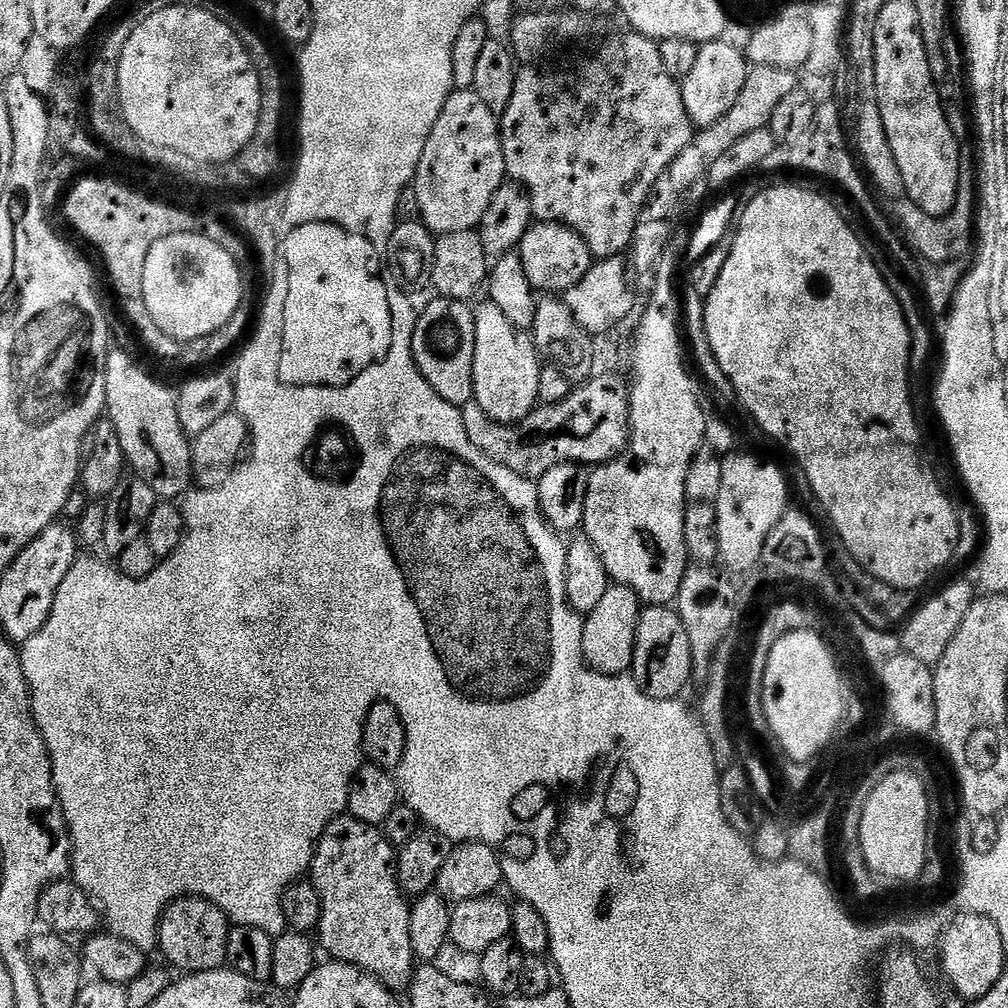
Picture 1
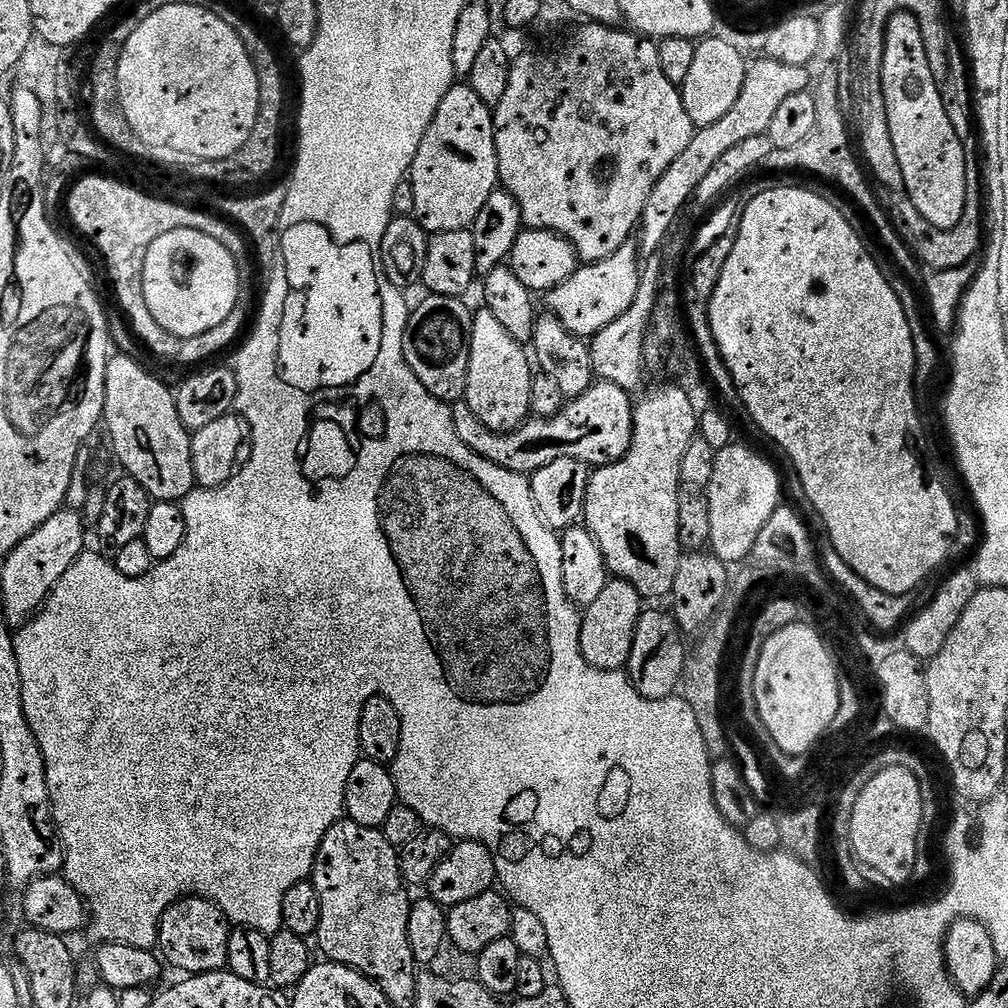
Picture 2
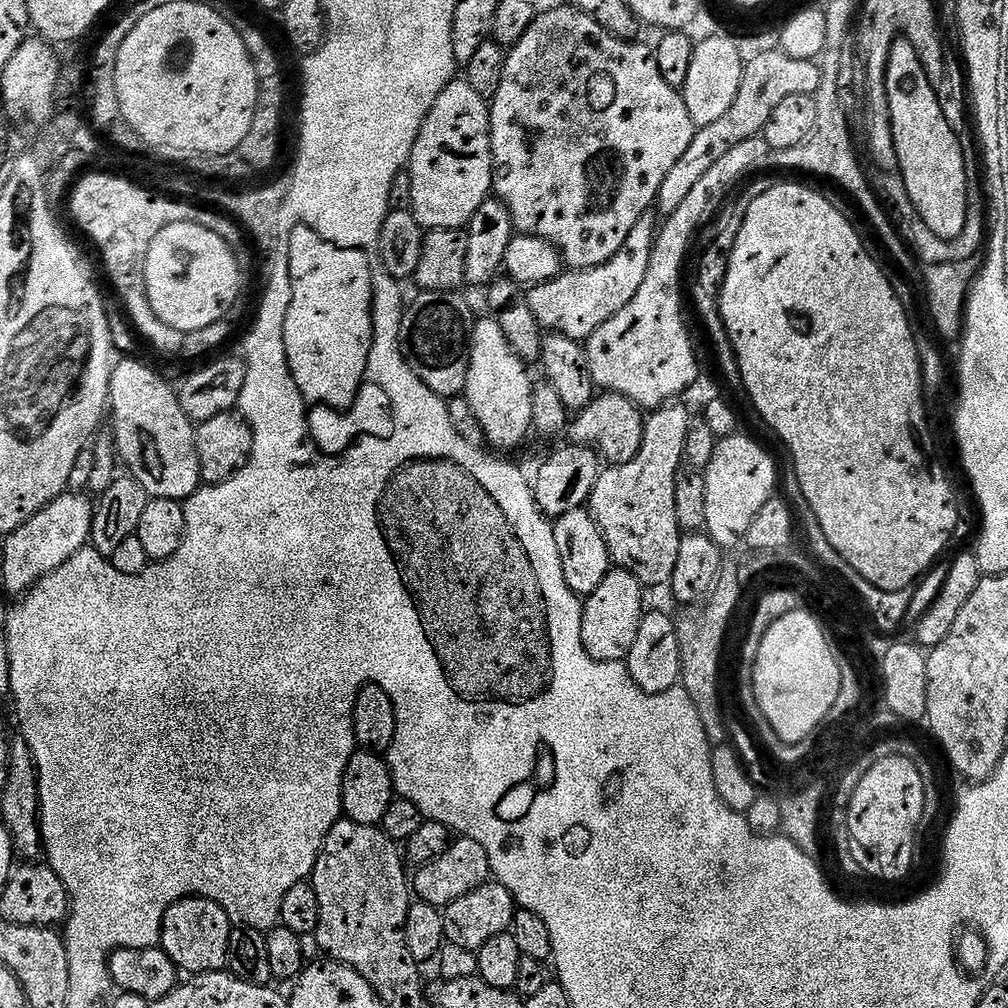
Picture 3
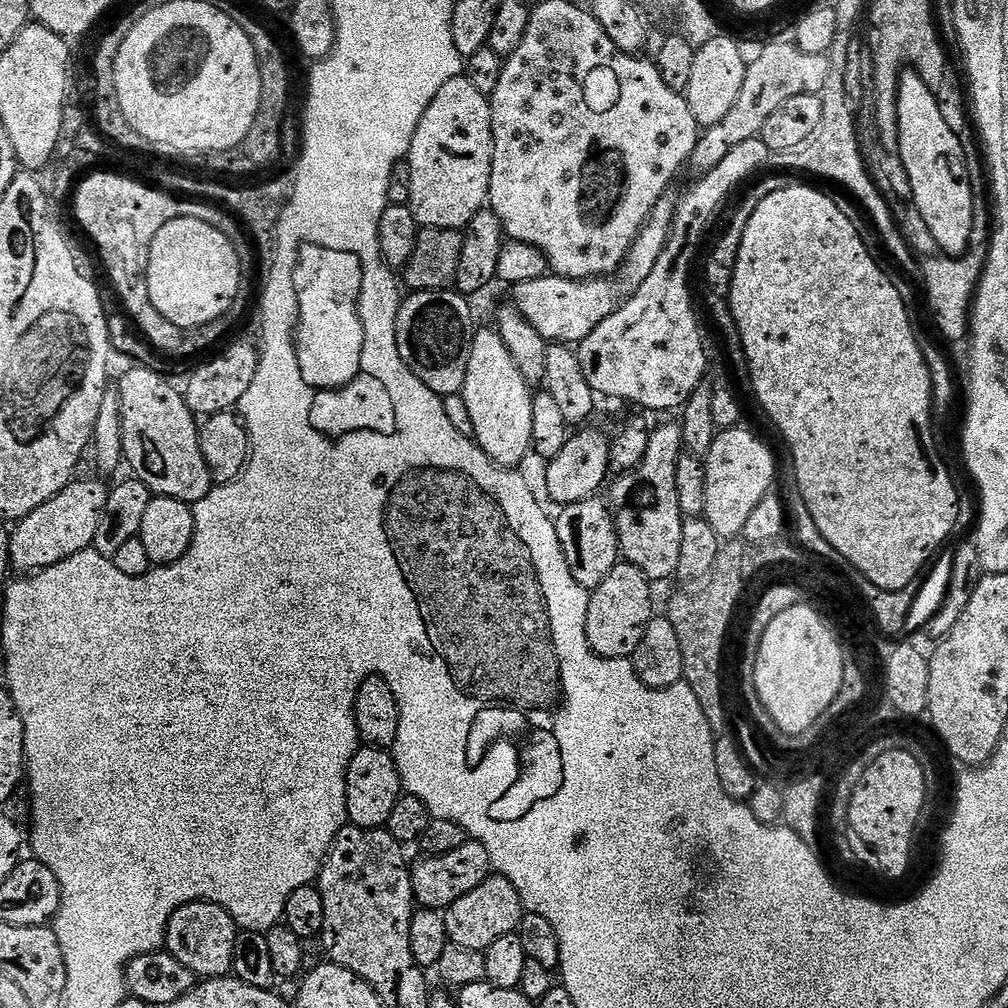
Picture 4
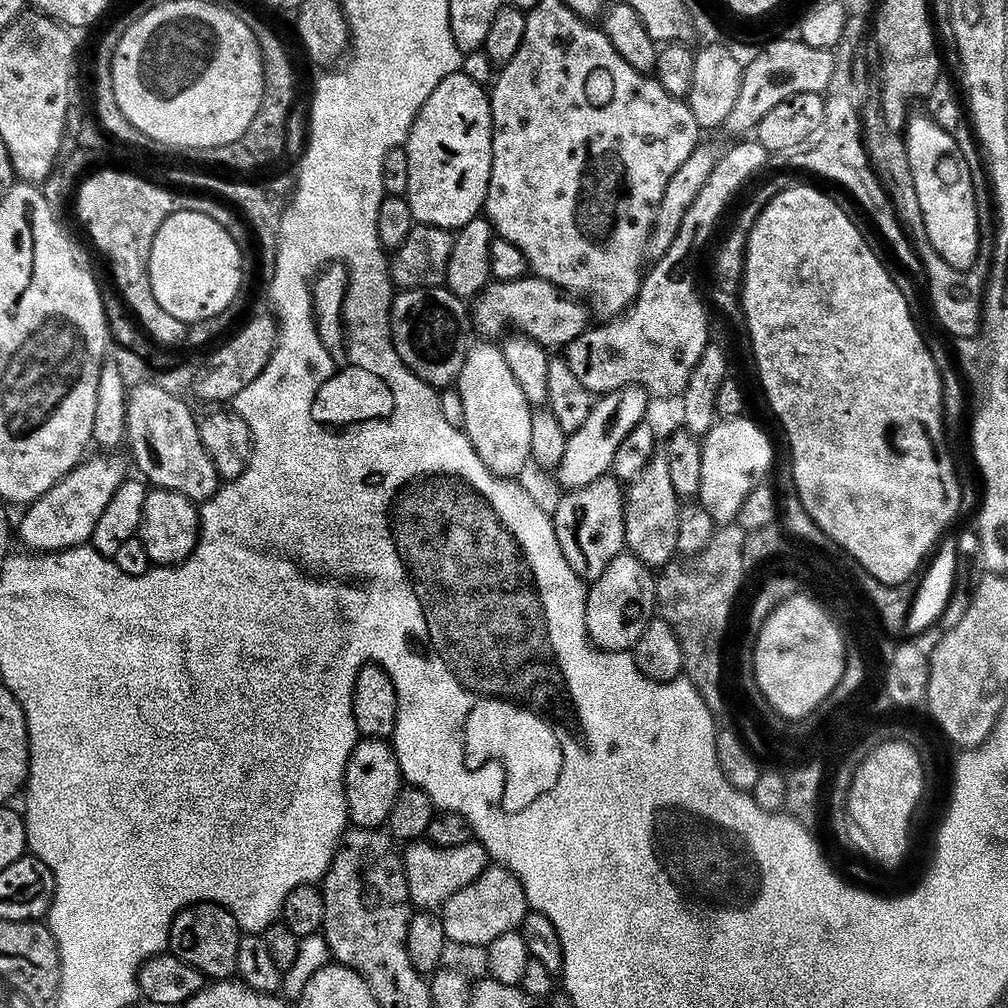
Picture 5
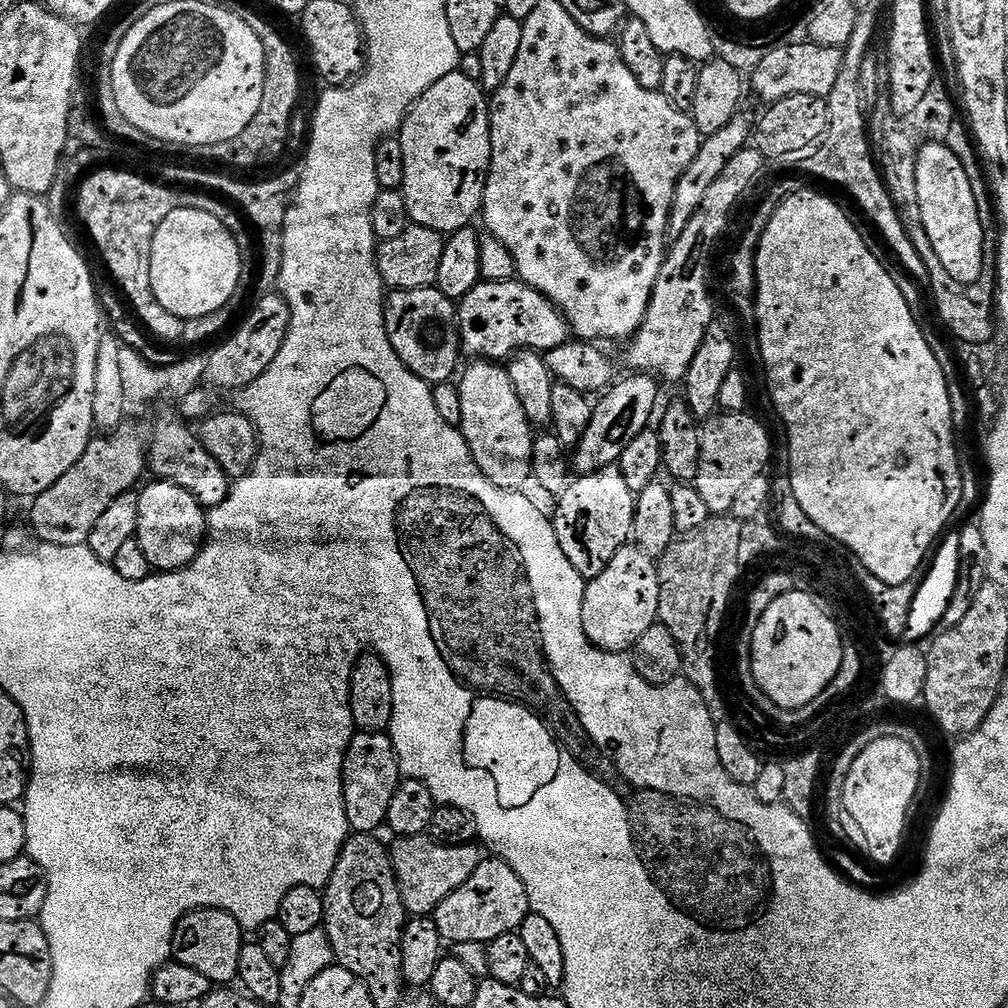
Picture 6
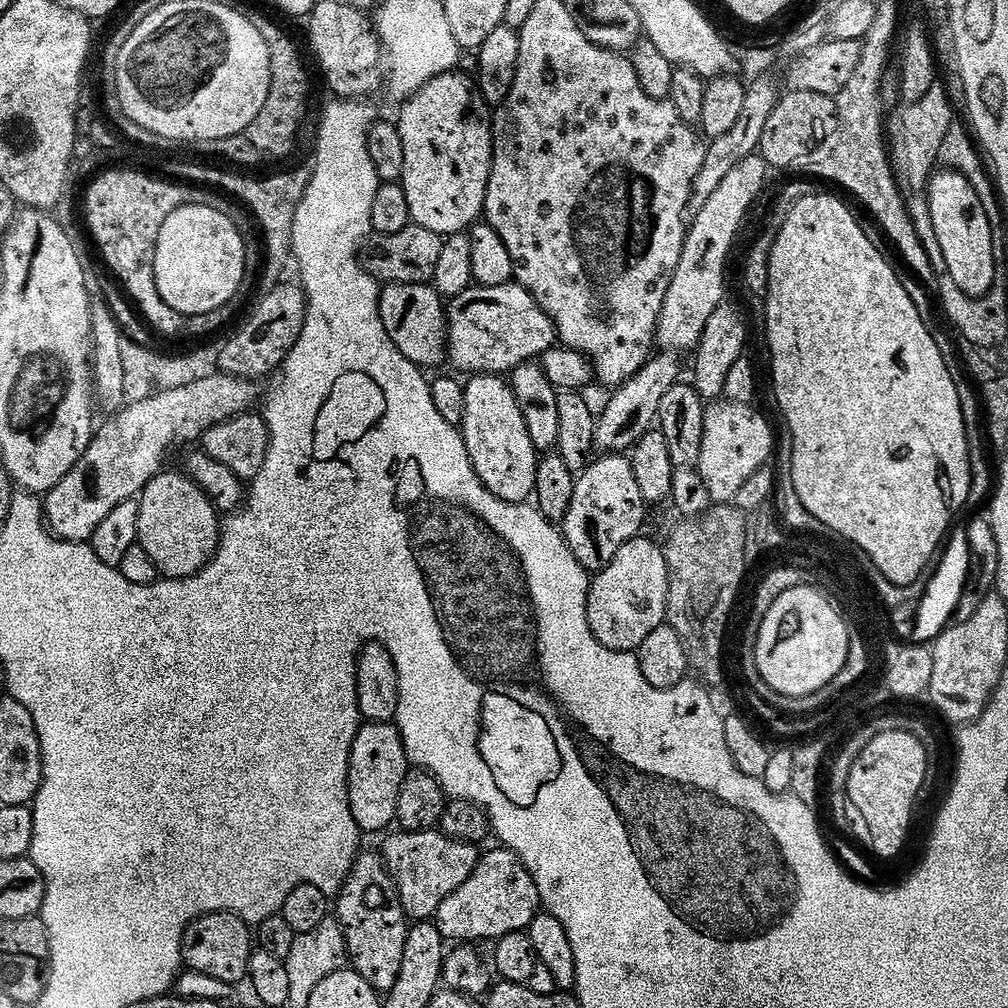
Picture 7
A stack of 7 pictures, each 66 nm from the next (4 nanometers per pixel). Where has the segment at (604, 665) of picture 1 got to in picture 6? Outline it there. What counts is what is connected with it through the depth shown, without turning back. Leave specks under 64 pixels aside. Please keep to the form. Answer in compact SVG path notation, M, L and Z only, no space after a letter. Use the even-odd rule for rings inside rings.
M625 546L610 558L606 570L598 574L598 578L587 581L582 598L582 626L586 630L586 638L604 652L627 653L650 630L650 626L658 623L660 615L660 569L657 561L647 556L641 548Z

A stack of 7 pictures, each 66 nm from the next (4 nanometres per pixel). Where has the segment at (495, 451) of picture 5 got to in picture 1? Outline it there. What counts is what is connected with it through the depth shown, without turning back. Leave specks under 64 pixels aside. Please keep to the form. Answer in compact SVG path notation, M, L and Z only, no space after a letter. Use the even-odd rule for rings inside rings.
M485 299L484 304L475 305L474 318L474 402L491 420L500 424L516 424L537 407L538 374L542 361L532 337L527 331L515 328L506 319L506 314L498 310L492 300Z

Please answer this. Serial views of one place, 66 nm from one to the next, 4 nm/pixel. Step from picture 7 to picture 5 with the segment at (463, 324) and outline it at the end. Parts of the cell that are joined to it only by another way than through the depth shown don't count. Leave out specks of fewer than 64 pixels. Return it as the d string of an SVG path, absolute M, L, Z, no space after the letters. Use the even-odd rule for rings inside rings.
M525 278L505 284L490 283L475 301L470 315L475 335L485 341L496 342L513 332L521 336L529 336L531 340L549 350L555 348L566 350L570 342L582 338L590 328L590 323L588 324L590 308L587 303L569 298L553 284L535 278Z

